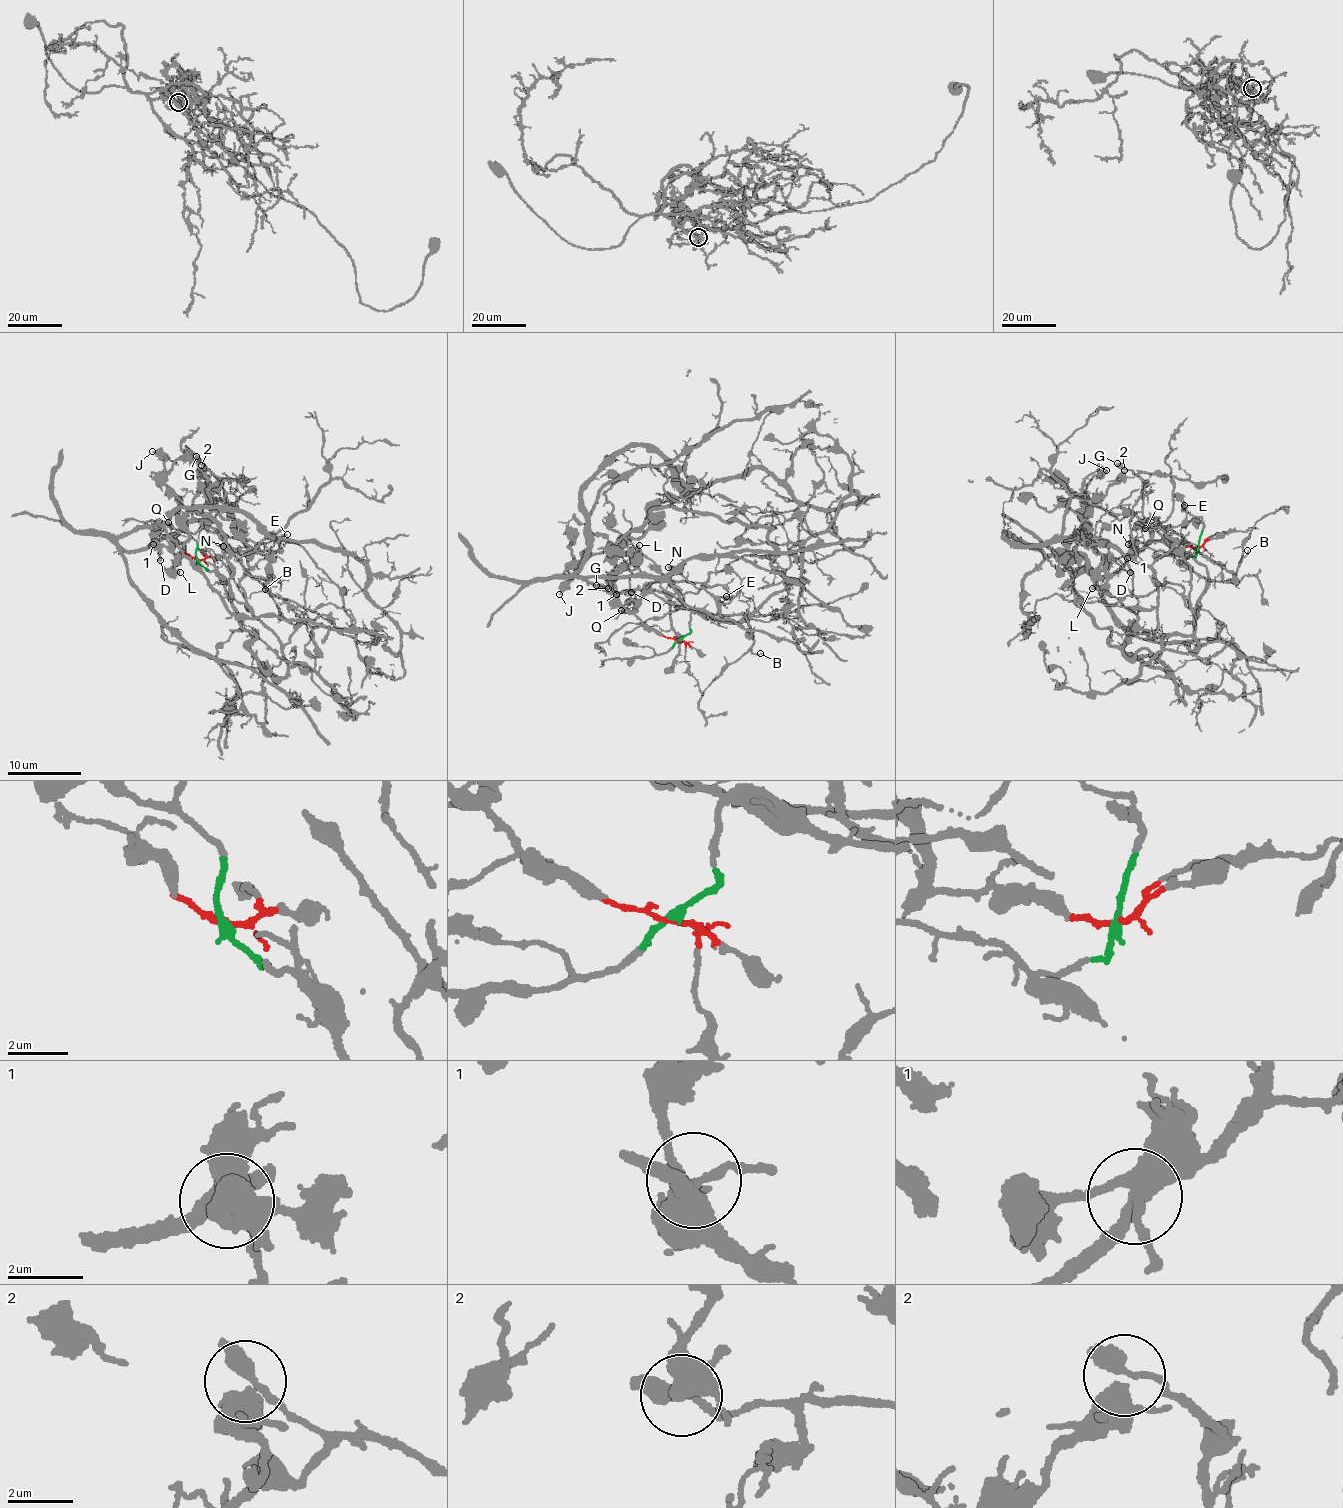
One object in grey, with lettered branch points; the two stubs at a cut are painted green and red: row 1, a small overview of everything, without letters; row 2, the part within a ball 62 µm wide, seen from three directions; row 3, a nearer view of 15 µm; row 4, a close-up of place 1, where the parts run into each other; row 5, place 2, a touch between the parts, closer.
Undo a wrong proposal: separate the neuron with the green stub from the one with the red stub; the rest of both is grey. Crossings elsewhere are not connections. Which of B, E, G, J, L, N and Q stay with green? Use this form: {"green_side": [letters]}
{"green_side": ["B", "J", "L", "N"]}

